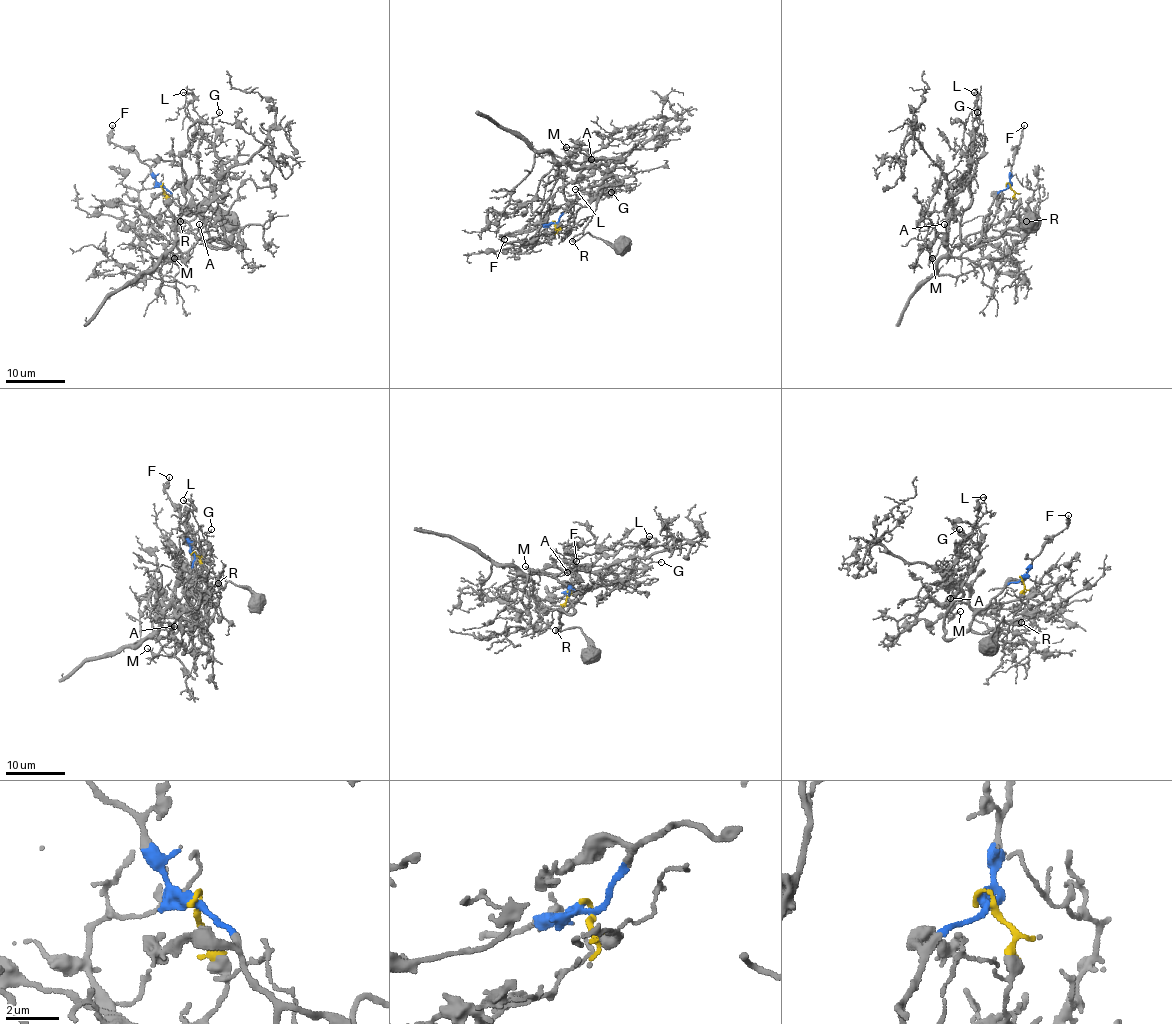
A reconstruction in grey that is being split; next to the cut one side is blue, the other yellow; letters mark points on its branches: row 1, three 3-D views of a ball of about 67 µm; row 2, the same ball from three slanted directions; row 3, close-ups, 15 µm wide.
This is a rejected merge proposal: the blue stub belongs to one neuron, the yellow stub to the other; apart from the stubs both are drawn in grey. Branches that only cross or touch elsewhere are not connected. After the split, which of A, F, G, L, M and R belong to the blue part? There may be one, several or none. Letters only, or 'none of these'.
F, G, L, R

